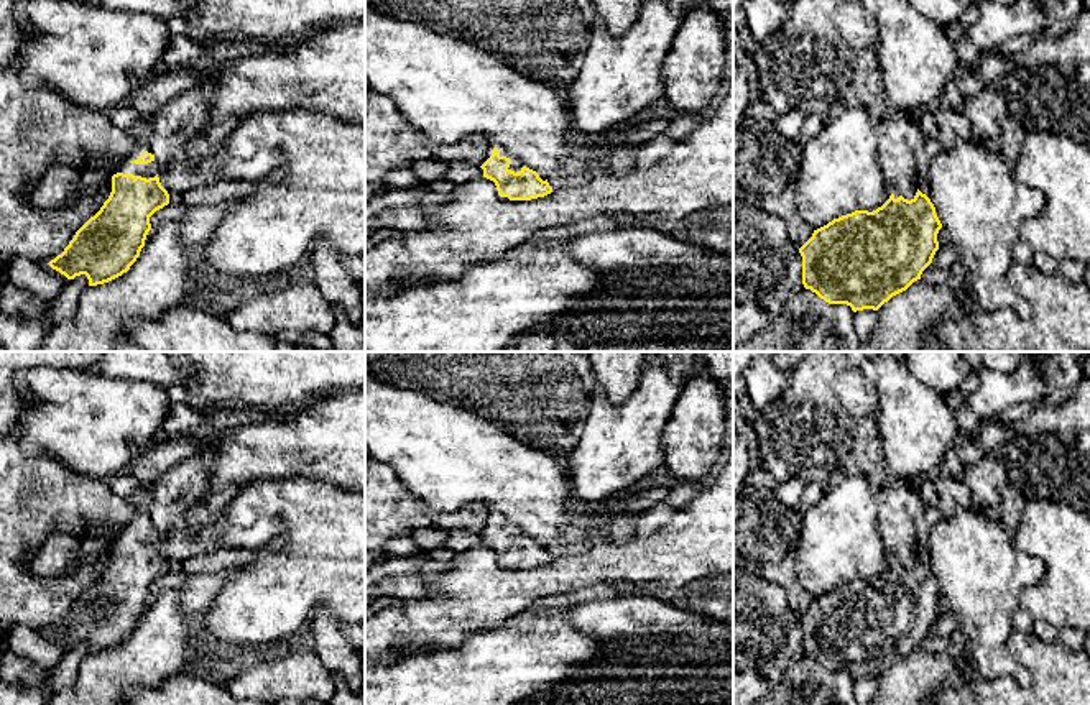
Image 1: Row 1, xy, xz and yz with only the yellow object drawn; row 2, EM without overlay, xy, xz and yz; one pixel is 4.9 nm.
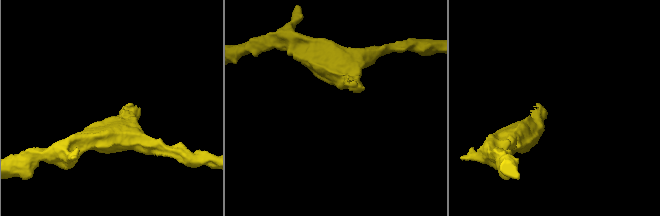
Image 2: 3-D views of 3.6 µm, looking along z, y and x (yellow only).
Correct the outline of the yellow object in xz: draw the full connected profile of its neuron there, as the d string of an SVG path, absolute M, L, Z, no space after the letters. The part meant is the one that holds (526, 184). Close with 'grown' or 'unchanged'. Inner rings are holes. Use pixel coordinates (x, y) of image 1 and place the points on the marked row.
M490 143L480 166L483 177L495 182L503 200L531 200L551 194L547 179L524 166L501 145Z; grown

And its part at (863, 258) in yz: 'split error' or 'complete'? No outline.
split error

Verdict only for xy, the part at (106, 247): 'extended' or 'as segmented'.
extended

